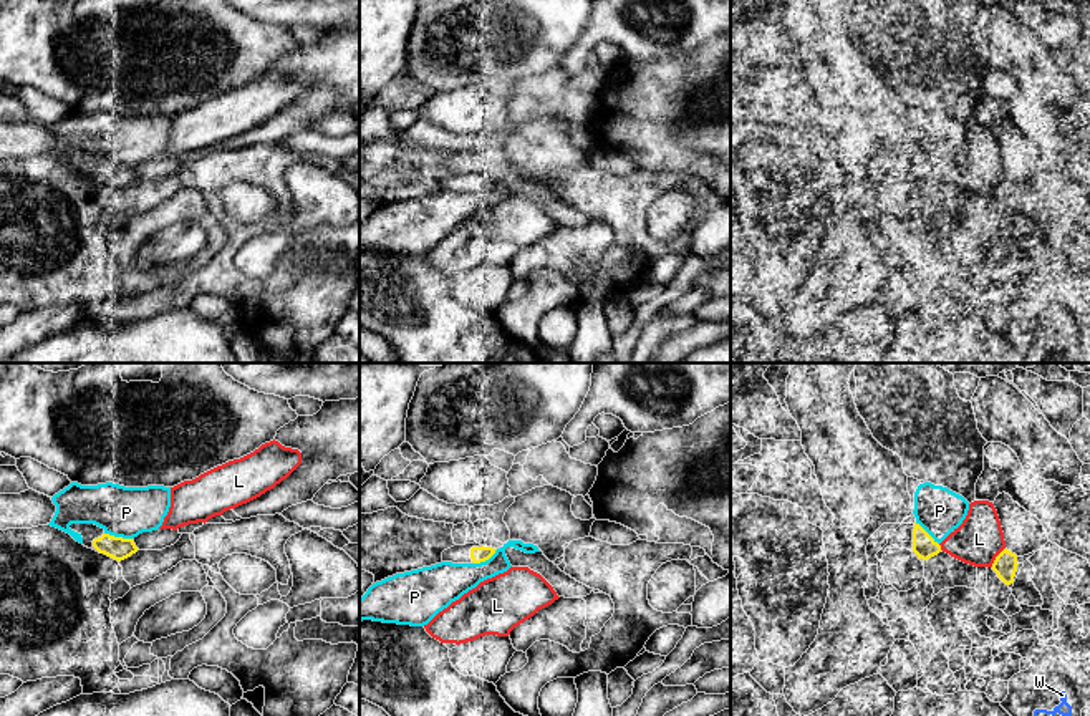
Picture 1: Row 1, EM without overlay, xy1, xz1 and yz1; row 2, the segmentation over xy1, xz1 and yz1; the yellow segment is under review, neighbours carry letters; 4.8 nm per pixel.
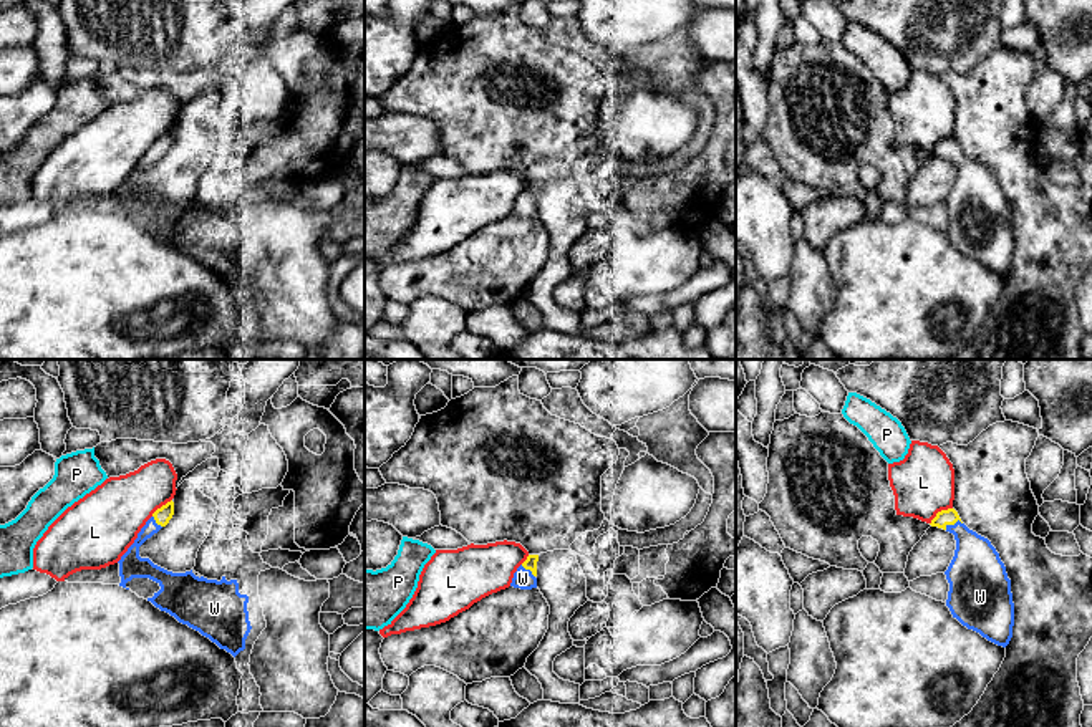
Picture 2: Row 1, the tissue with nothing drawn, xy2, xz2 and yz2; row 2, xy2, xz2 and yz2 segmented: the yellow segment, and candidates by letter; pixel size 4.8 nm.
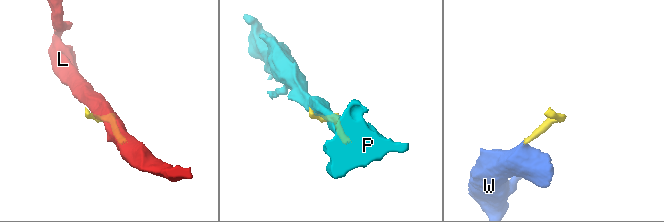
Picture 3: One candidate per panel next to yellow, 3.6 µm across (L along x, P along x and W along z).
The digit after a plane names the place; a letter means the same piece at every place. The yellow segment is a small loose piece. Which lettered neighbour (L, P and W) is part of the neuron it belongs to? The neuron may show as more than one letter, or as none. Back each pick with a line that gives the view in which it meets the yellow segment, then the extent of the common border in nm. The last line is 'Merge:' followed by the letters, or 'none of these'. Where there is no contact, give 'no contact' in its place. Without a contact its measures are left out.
W: yz2 | 90 nm
Merge: W

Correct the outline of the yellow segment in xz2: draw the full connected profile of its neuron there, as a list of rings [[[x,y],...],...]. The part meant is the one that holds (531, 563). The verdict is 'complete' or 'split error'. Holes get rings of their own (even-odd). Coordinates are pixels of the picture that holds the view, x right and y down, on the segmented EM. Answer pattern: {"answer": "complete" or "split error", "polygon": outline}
{"answer": "split error", "polygon": [[[529,555],[527,560],[514,573],[510,586],[520,590],[537,588],[537,561],[539,555]]]}

